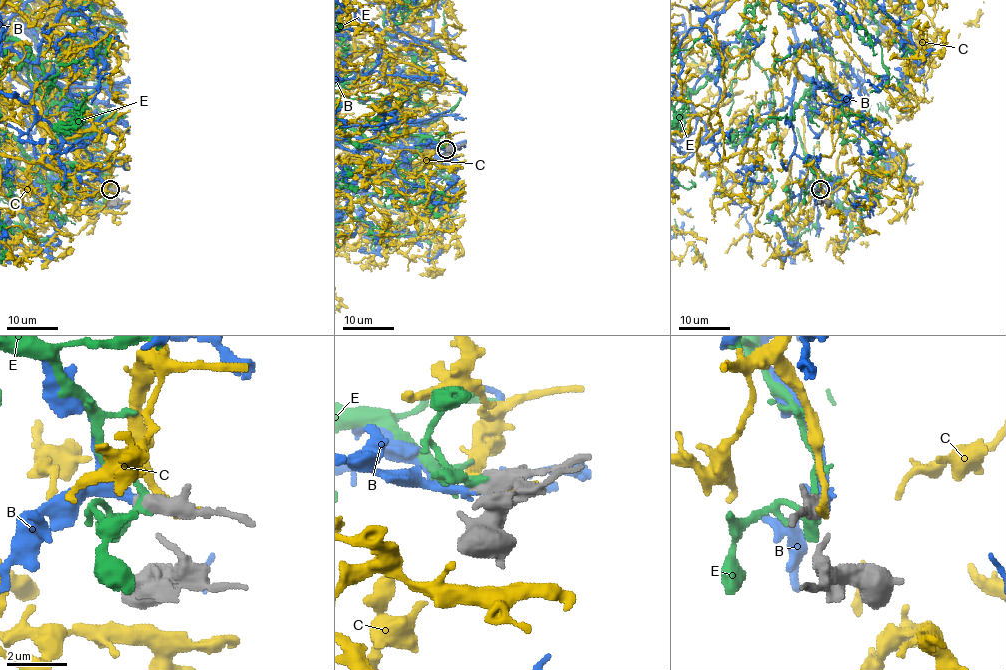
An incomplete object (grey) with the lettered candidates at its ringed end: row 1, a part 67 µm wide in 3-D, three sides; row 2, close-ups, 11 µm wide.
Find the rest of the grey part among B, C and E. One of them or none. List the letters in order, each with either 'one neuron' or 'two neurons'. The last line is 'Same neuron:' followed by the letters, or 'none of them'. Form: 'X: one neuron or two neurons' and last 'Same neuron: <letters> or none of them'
B: one neuron
C: two neurons
E: two neurons
Same neuron: B

